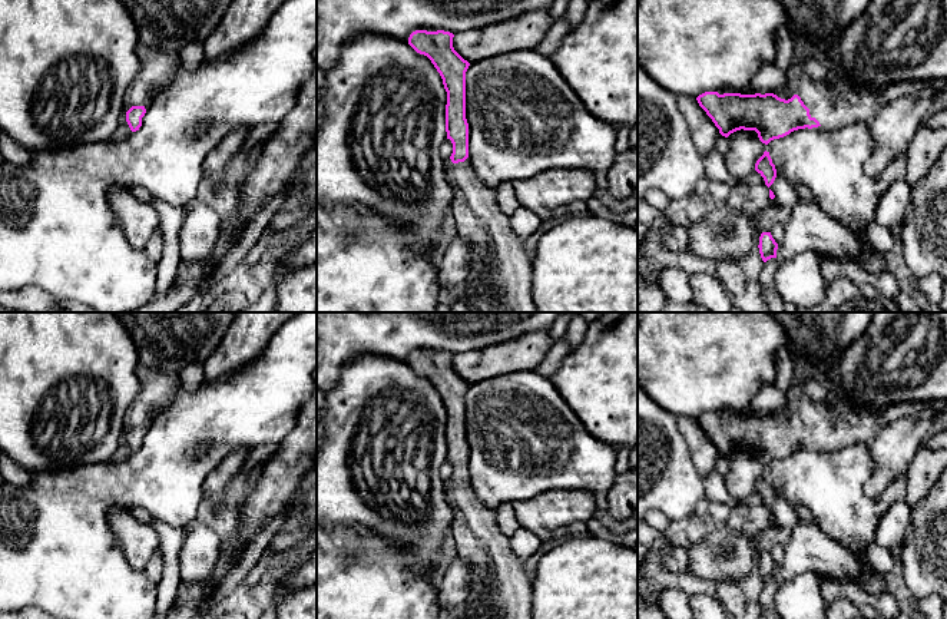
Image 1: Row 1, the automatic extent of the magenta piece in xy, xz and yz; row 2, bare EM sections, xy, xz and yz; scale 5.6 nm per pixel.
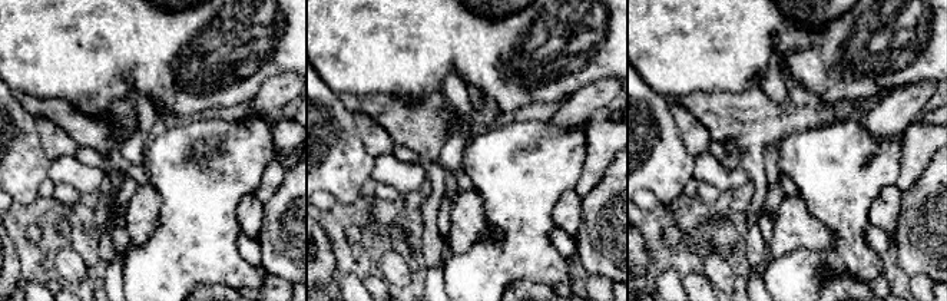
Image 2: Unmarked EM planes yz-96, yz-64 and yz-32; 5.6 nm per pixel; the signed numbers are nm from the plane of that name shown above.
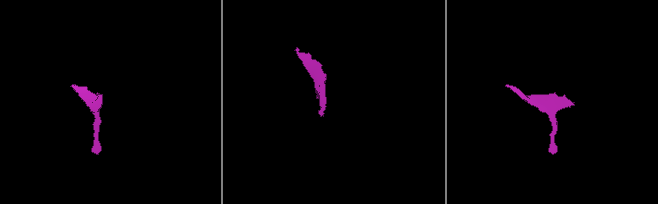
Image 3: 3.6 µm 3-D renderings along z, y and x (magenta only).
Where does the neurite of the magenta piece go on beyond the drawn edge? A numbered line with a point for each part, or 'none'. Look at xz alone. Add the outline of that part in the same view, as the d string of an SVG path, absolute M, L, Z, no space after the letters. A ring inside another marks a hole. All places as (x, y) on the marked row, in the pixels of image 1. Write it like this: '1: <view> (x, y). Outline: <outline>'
1: xz (499, 280). Outline: M470 158L444 163L444 175L453 188L451 212L457 235L470 244L470 271L463 284L466 302L473 312L539 312L532 297L532 261L499 206L496 191L486 186L471 168Z

